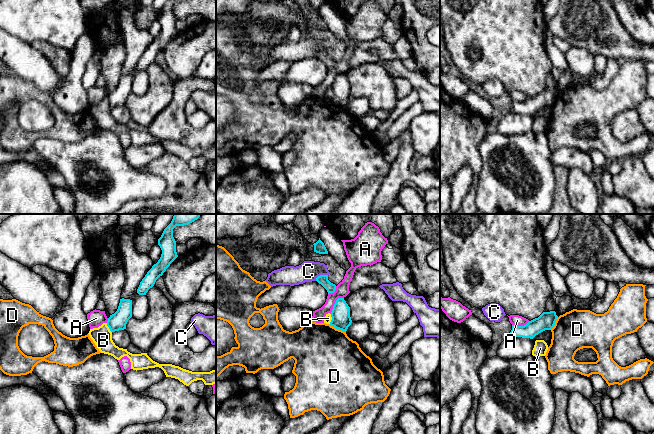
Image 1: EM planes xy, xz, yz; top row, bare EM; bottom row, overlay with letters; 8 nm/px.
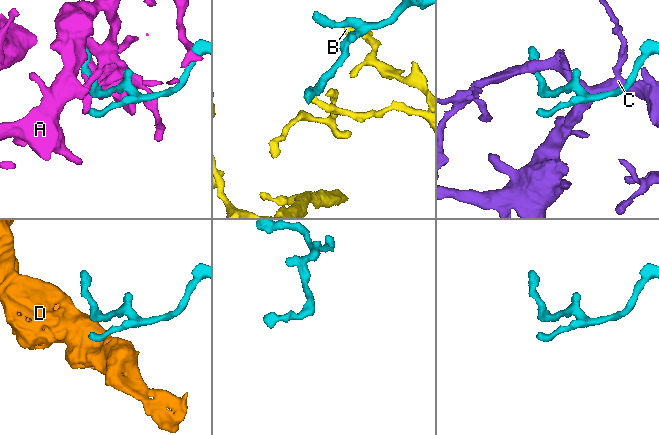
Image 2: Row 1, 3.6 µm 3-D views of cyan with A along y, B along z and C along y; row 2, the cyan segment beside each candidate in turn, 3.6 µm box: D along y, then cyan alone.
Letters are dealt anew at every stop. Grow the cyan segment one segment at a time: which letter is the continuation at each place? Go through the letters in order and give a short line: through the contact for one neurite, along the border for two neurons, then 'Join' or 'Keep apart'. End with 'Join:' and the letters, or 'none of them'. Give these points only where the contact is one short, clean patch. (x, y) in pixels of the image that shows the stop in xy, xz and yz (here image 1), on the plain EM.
A: Keep apart
B: Line: xz (331, 90), (329, 99). Keep apart
C: Line: xz (327, 50), (321, 50), (315, 56). Keep apart
D: Line: xz (329, 100), (345, 108). Keep apart
Join: none of them

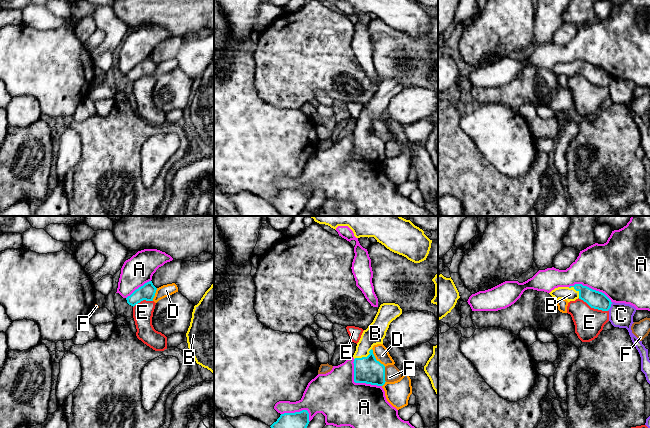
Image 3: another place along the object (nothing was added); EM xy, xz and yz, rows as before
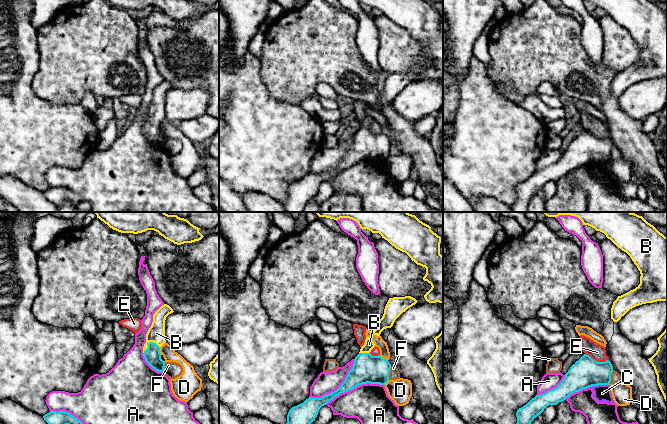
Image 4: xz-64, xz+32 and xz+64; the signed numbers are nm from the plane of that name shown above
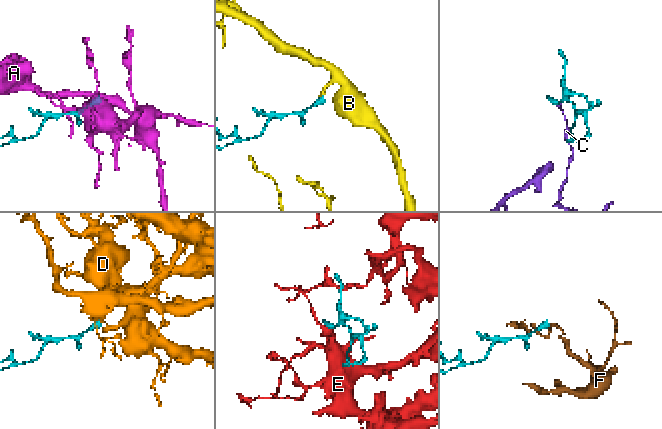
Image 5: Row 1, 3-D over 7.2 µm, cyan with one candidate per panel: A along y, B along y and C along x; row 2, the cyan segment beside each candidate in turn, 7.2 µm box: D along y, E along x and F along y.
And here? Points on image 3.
A: Keep apart
B: Line: xz (368, 146), (364, 133), (364, 122), (375, 109). Join
C: Line: yz (612, 78), (607, 86). Keep apart
D: Keep apart
E: Line: yz (578, 74), (585, 77), (591, 83), (607, 87). Keep apart
F: Line: xz (384, 143), (384, 155), (386, 157). Keep apart
Join: B

